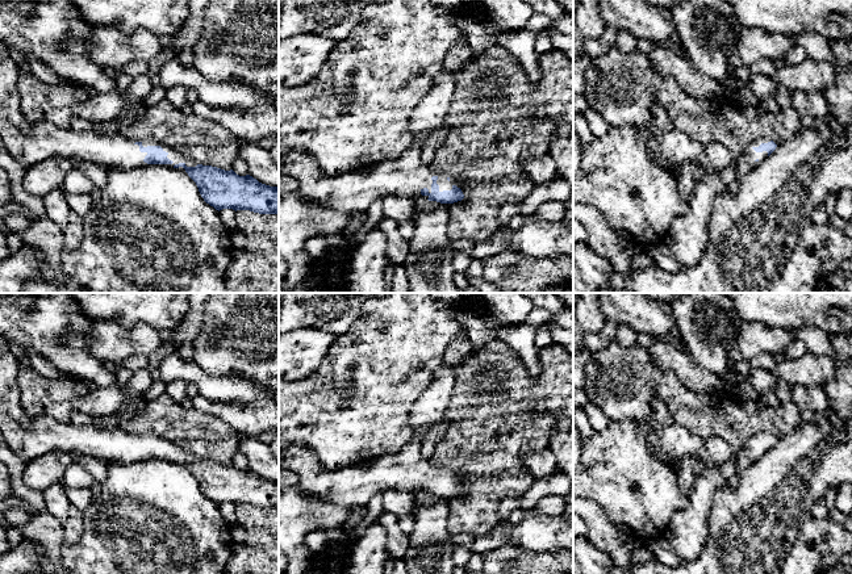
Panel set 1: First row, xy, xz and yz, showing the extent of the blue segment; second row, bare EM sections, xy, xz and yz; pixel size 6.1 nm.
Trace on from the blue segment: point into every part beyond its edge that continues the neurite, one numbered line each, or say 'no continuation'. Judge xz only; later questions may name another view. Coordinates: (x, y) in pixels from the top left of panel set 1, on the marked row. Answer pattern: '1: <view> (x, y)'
1: xz (354, 191)

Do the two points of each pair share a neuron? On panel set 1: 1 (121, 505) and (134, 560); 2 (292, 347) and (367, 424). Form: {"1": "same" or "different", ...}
{"1": "same", "2": "different"}

